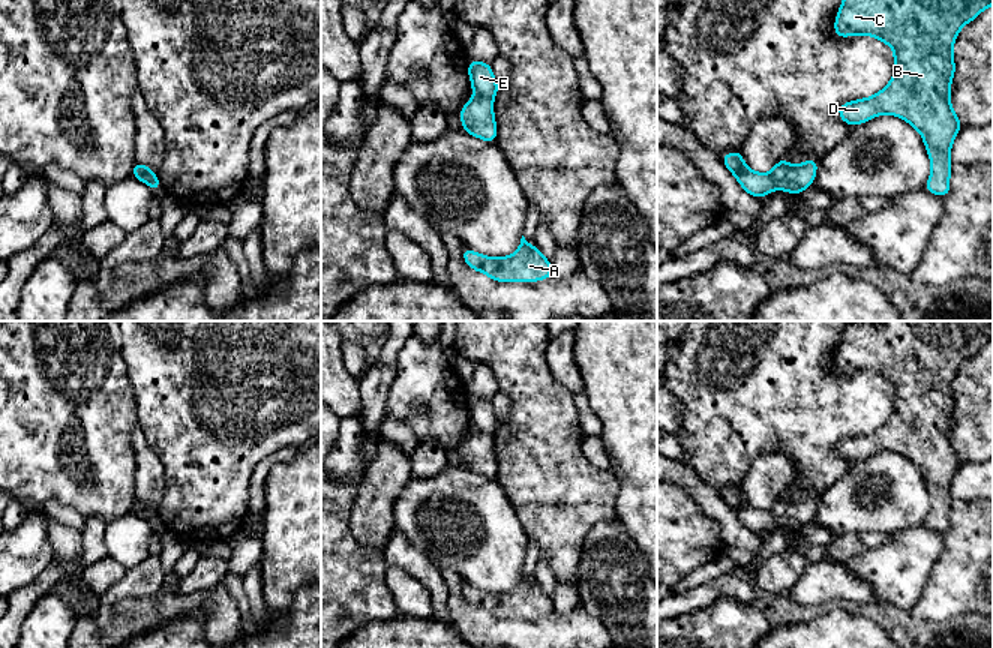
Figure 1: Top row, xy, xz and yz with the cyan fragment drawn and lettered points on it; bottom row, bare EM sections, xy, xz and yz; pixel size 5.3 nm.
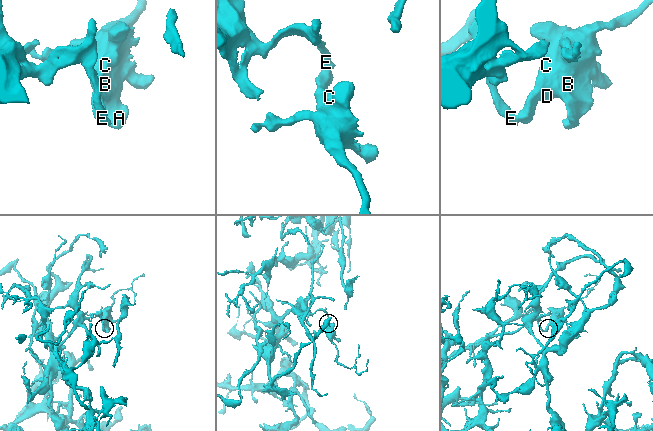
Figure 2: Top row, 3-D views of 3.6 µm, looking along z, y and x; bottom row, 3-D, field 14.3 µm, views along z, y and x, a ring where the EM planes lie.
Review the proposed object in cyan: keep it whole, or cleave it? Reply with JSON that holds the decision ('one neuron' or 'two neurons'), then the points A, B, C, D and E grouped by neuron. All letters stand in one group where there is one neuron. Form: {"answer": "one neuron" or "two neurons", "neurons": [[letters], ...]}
{"answer": "two neurons", "neurons": [["A", "B", "C", "D"], ["E"]]}

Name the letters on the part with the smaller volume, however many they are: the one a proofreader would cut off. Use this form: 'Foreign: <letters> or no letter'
Foreign: A, B, C, D

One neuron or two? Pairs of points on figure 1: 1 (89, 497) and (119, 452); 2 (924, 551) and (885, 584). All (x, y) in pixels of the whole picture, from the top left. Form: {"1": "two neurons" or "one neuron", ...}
{"1": "one neuron", "2": "one neuron"}

